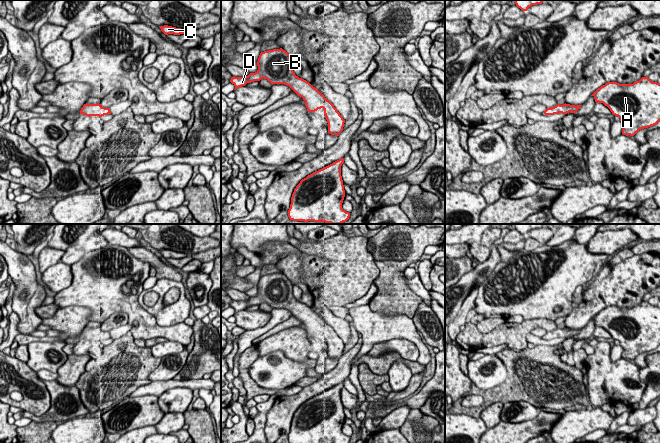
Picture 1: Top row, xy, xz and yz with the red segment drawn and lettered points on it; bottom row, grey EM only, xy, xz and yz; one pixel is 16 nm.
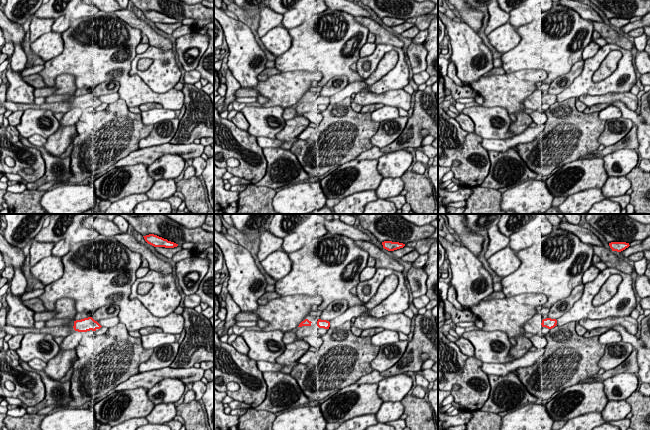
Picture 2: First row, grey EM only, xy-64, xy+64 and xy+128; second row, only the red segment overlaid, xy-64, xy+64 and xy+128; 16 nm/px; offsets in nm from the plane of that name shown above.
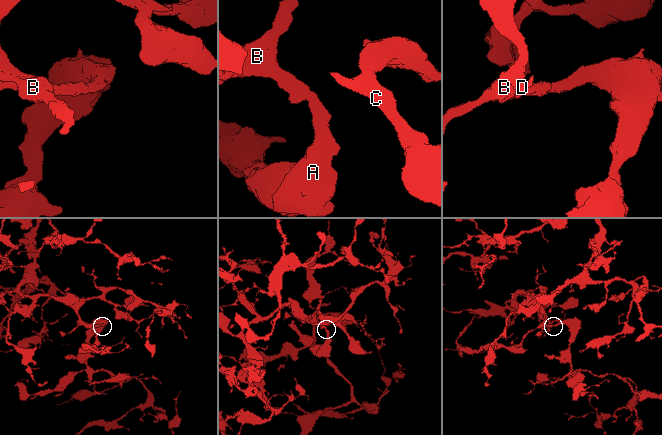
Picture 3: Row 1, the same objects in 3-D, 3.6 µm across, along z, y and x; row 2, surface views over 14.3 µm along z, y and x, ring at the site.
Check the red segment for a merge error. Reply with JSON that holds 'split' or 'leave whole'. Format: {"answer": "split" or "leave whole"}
{"answer": "leave whole"}

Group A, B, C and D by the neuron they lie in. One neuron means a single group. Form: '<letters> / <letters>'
A B C D

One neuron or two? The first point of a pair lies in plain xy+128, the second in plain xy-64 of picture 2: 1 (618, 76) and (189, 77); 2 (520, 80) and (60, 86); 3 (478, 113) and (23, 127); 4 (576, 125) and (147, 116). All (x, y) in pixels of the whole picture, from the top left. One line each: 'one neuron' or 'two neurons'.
1: two neurons
2: one neuron
3: one neuron
4: two neurons

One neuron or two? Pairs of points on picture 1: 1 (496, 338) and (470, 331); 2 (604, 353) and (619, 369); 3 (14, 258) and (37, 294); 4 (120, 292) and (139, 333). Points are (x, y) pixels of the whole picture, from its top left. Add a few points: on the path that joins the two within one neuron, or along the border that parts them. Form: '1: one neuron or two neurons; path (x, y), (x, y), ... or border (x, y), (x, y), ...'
1: one neuron; path (490, 338), (476, 337)
2: one neuron; path (604, 358), (614, 368)
3: one neuron; path (20, 267), (28, 285)
4: one neuron; path (127, 302), (141, 317), (141, 323)

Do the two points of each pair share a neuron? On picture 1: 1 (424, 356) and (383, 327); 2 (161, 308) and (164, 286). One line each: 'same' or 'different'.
1: same
2: same

